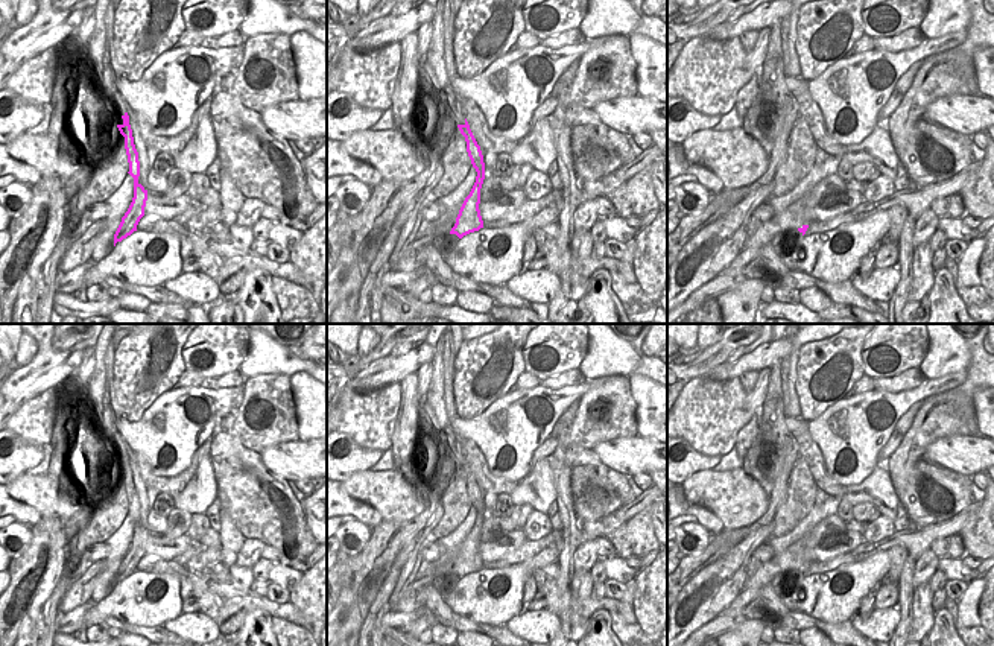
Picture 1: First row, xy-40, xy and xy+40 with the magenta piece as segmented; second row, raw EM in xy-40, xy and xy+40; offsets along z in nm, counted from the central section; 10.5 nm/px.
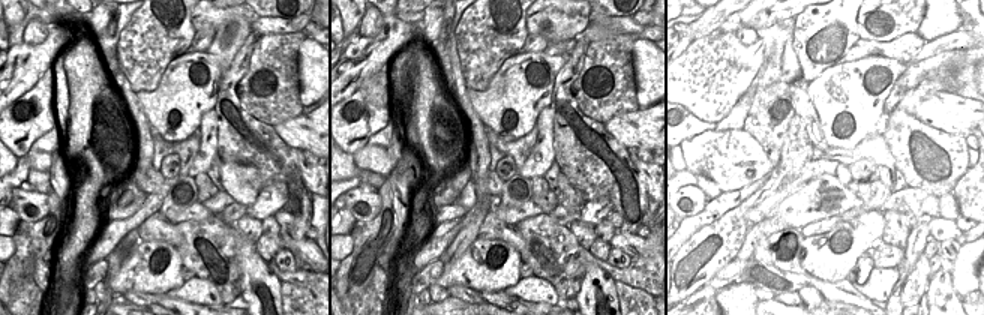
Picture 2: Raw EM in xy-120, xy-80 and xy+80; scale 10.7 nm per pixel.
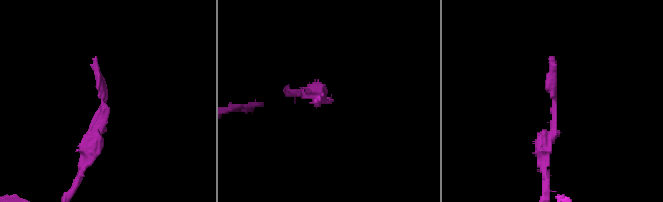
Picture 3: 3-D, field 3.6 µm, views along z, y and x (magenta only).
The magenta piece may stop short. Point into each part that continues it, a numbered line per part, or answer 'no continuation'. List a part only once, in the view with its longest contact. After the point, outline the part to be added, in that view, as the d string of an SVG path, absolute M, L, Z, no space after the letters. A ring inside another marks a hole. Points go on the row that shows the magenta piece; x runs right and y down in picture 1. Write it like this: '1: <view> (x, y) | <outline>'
no continuation

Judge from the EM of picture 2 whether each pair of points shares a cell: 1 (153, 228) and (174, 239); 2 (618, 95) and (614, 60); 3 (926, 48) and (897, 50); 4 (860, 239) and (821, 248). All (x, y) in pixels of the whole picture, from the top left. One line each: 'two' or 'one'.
1: one
2: one
3: two
4: one

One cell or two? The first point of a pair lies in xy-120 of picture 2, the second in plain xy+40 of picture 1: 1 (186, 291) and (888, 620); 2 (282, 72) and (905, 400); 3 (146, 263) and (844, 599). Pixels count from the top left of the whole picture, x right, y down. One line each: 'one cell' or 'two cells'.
1: one cell
2: two cells
3: one cell

